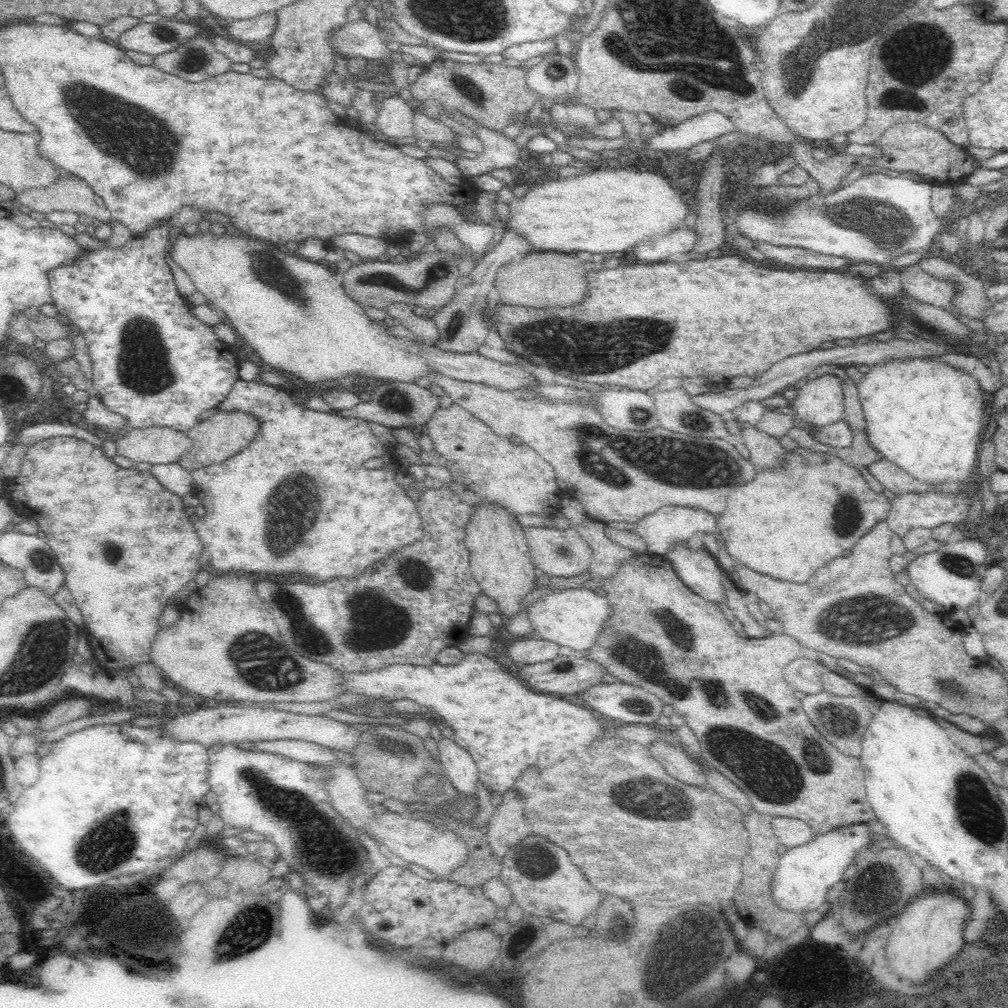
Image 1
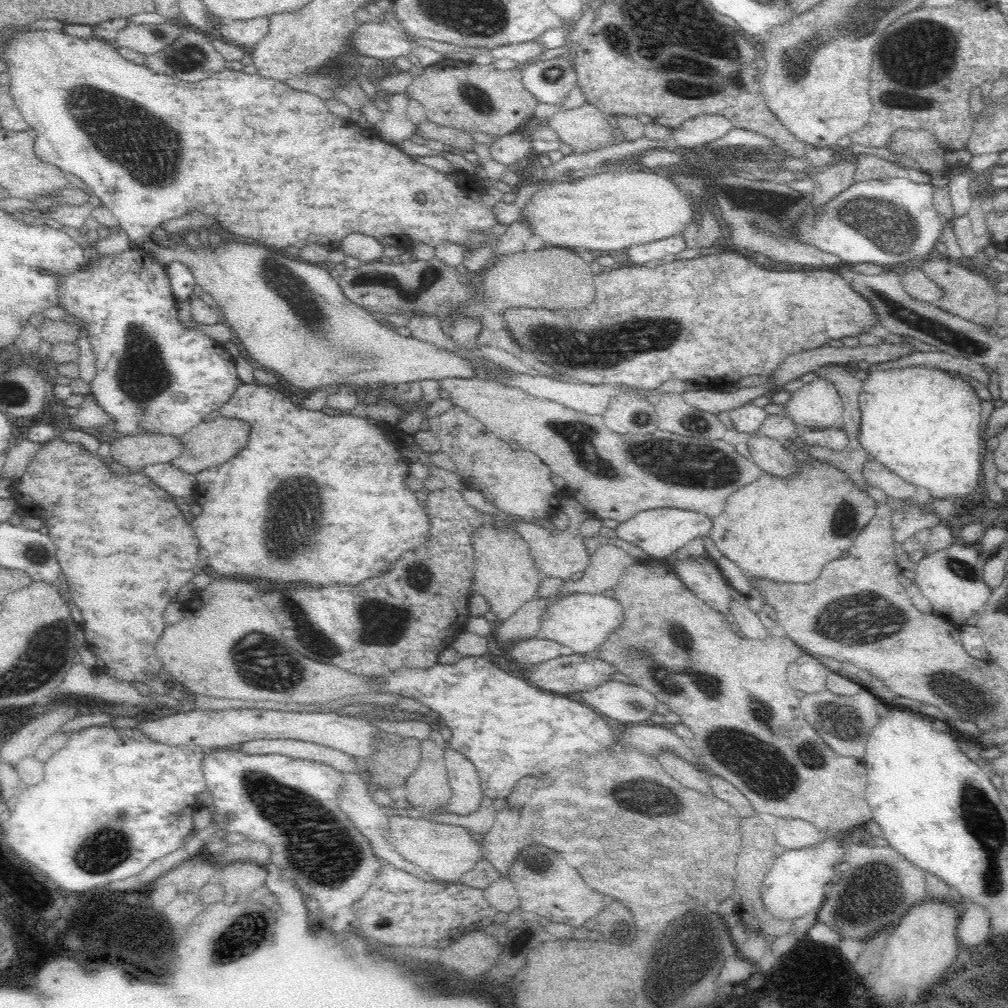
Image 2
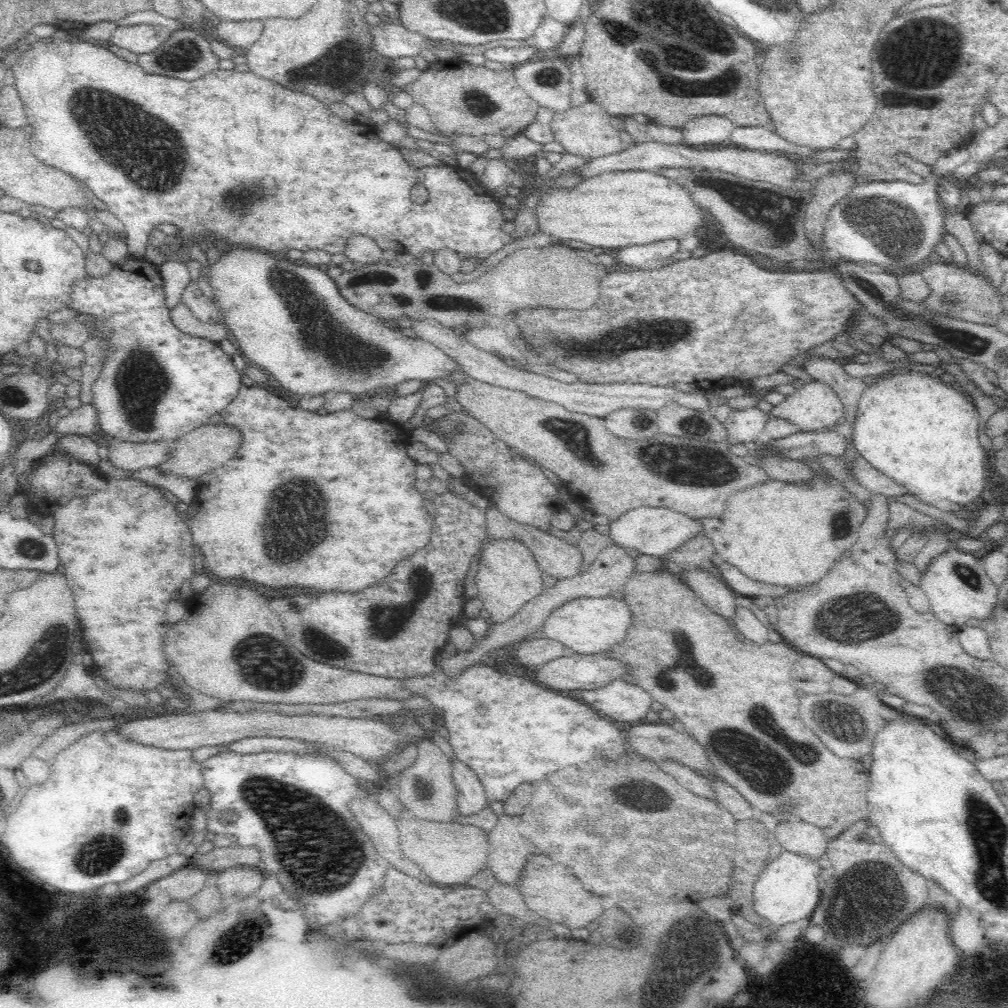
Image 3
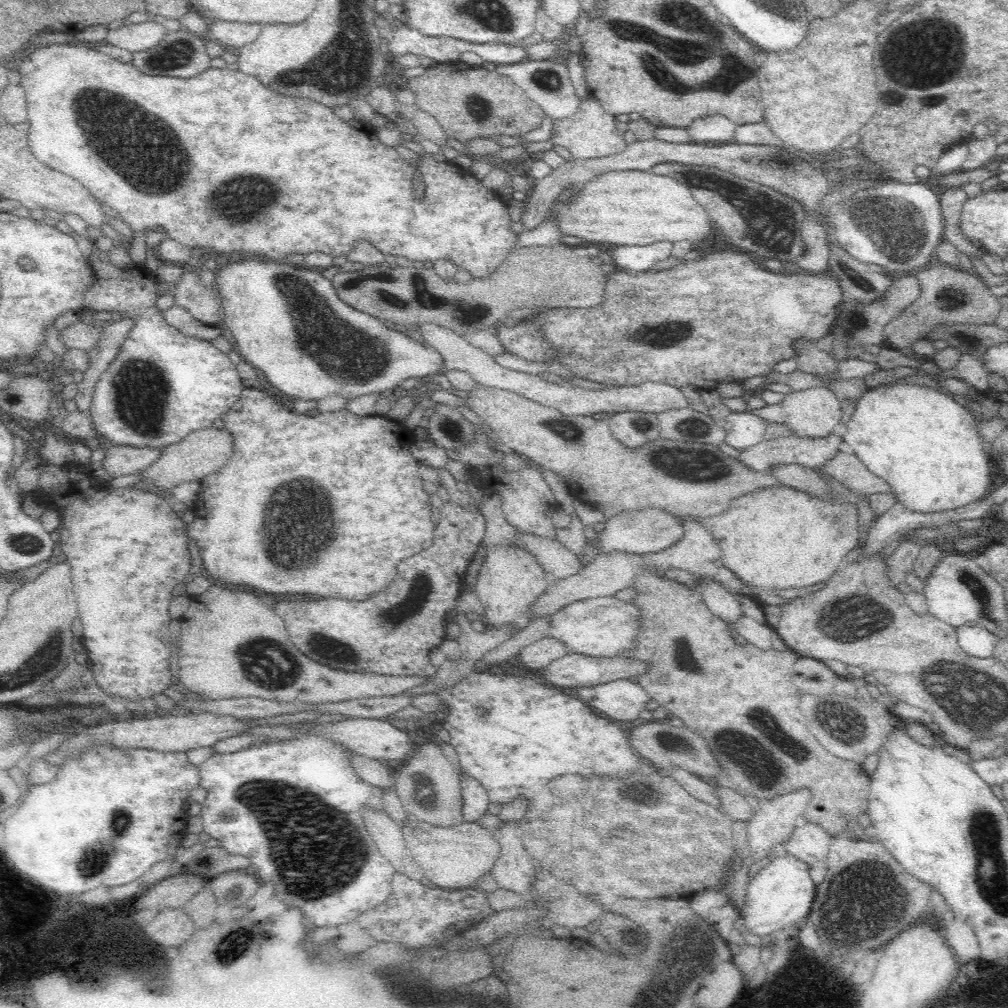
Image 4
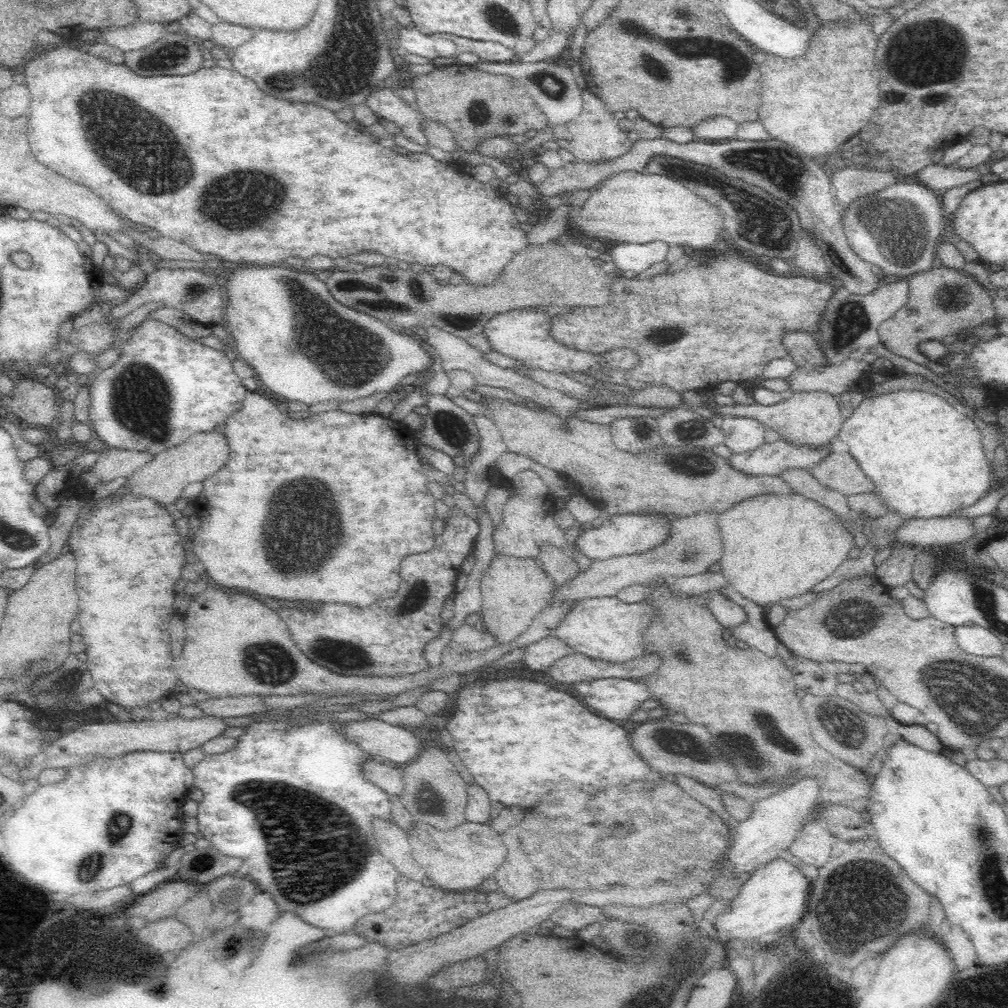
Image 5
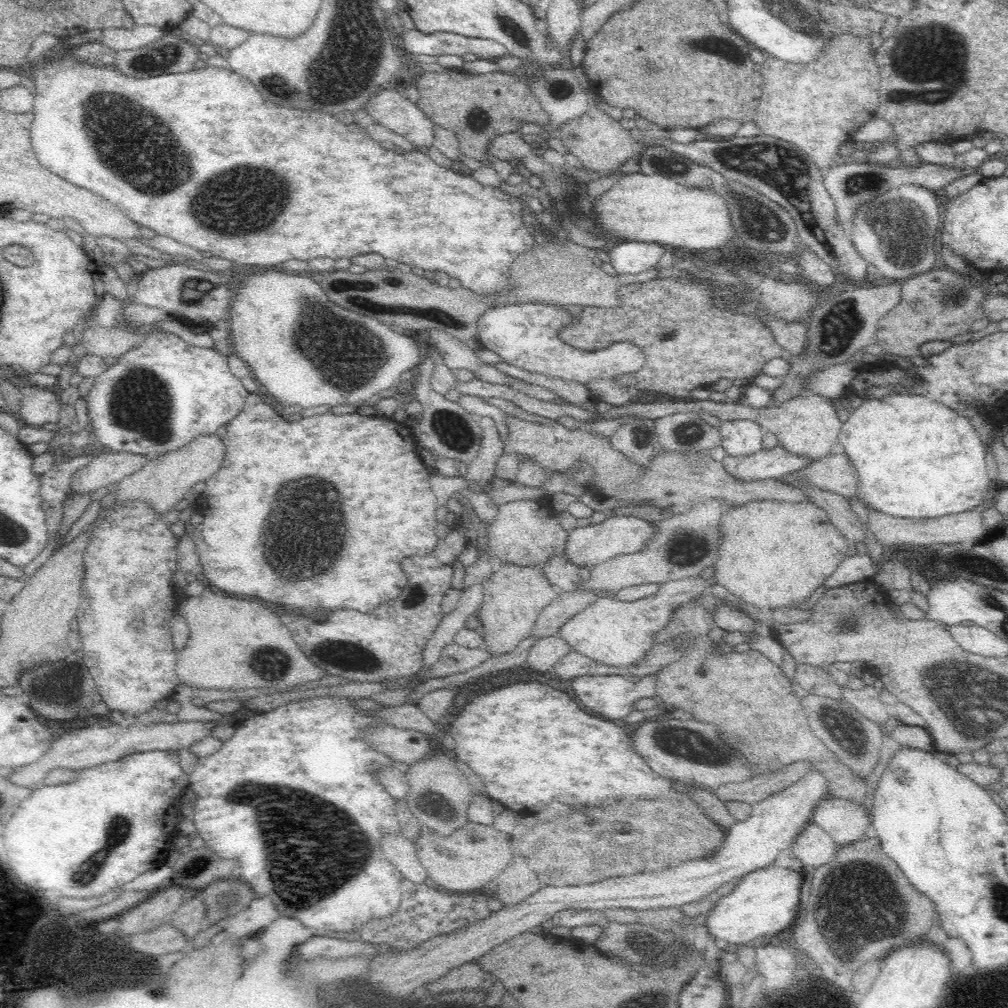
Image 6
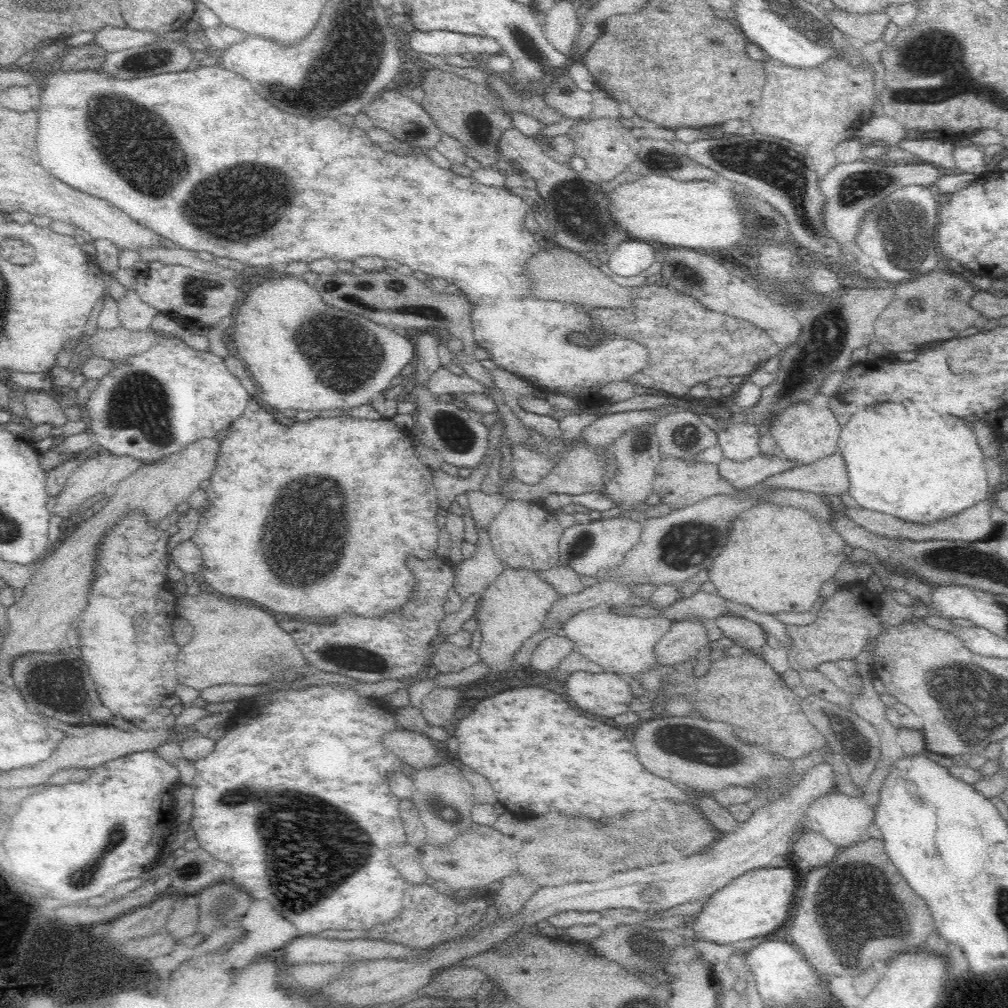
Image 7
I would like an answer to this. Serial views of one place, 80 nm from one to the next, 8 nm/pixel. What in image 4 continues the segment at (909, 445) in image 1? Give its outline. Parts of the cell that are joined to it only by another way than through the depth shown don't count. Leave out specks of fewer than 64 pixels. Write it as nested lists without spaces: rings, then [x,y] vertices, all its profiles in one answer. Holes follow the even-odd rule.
[[[900,384],[896,386],[889,387],[877,387],[875,390],[866,391],[858,401],[856,409],[852,414],[849,422],[845,424],[846,432],[841,437],[843,444],[850,450],[858,460],[868,471],[872,472],[873,475],[880,477],[880,479],[886,481],[890,485],[890,493],[892,498],[896,499],[896,503],[904,505],[910,511],[916,511],[918,513],[941,513],[953,508],[963,507],[965,504],[970,504],[978,499],[982,499],[988,494],[988,490],[991,485],[990,477],[990,465],[993,463],[994,458],[984,452],[982,449],[982,441],[980,433],[977,430],[977,420],[973,412],[968,411],[966,408],[960,406],[956,403],[950,396],[942,394],[938,390],[933,390],[932,388],[924,388],[918,384]]]

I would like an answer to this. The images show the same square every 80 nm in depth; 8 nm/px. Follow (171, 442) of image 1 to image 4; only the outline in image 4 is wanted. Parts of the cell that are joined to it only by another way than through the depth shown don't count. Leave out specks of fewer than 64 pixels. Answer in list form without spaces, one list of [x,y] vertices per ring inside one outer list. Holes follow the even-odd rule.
[[[113,445],[105,450],[101,467],[112,477],[138,473],[160,458],[160,449]]]

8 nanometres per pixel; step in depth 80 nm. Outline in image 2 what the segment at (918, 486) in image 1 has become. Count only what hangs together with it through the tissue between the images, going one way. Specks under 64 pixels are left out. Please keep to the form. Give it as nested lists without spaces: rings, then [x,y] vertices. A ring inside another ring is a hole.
[[[866,460],[862,464],[862,475],[868,486],[880,488],[889,497],[906,501],[918,496],[918,487],[904,481],[878,461]]]

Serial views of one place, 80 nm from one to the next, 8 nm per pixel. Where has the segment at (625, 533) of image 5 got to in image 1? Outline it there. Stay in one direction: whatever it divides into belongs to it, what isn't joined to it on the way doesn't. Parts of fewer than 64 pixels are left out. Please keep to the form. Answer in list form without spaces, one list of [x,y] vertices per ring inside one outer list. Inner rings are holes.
[[[666,505],[657,508],[656,512],[642,516],[642,518],[636,520],[634,524],[635,528],[626,531],[636,533],[638,537],[644,540],[648,554],[664,556],[678,543],[686,543],[694,536],[700,536],[700,534],[704,533],[714,534],[716,516],[702,509]]]

